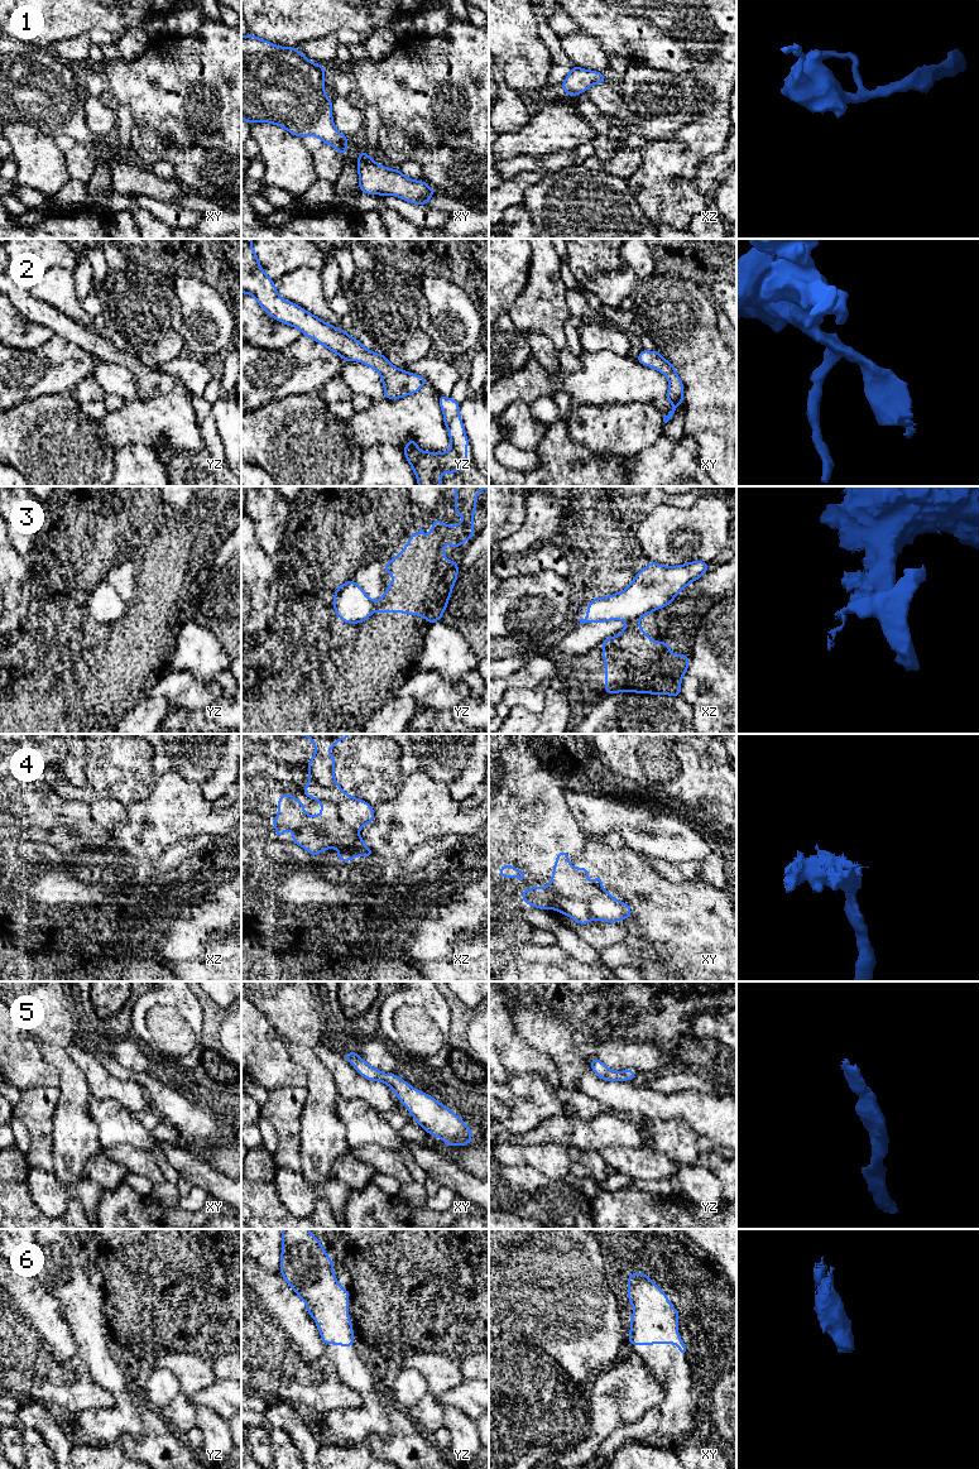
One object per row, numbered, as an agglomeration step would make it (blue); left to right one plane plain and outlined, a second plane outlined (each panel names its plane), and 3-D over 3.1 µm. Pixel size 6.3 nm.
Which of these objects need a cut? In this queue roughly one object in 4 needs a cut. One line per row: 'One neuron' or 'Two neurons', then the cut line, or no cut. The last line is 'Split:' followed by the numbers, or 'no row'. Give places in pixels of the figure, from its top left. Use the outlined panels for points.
1: One neuron. No split
2: One neuron. No split
3: Two neurons. Split along xz (638, 617), (629, 622)
4: One neuron. No split
5: One neuron. No split
6: One neuron. No split
Split: 3

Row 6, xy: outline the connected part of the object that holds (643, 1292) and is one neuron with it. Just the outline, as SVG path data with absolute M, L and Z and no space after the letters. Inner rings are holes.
M646 1273L628 1276L628 1300L634 1306L629 1333L630 1346L677 1344L680 1354L688 1354L678 1336L678 1311Z

